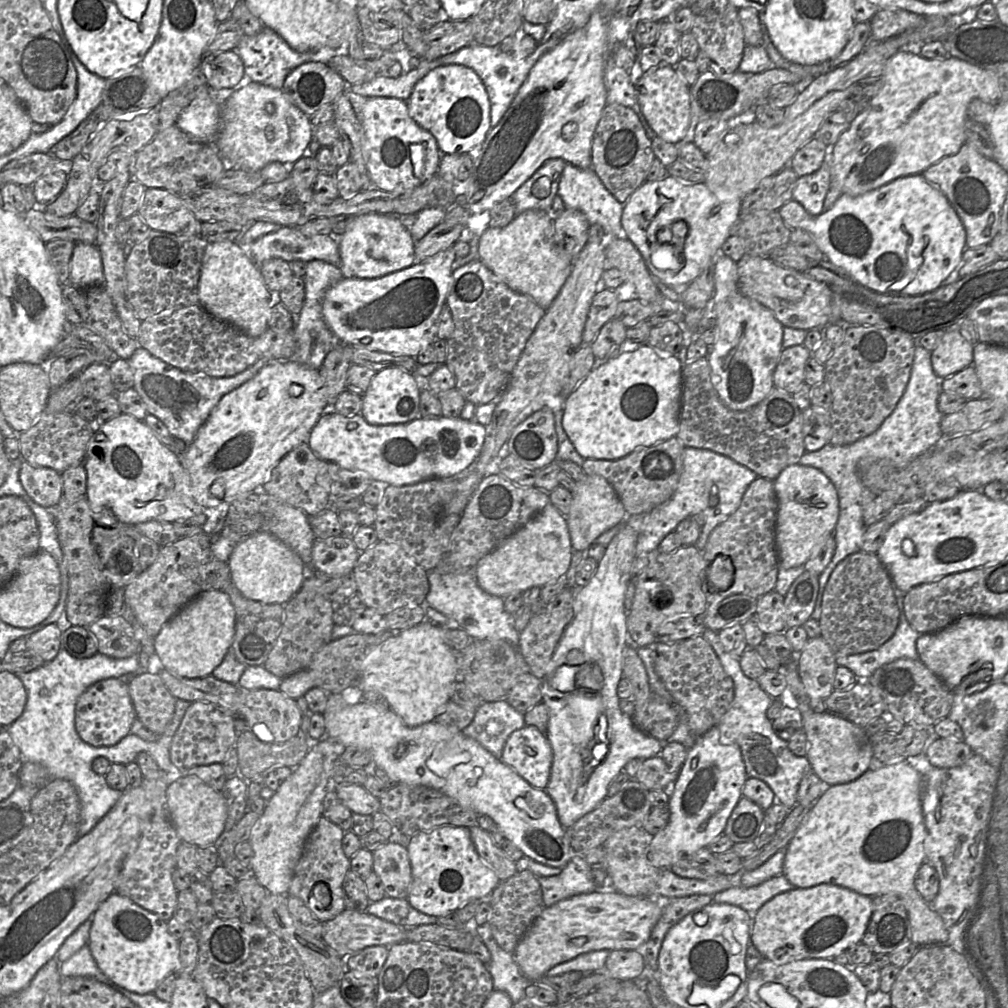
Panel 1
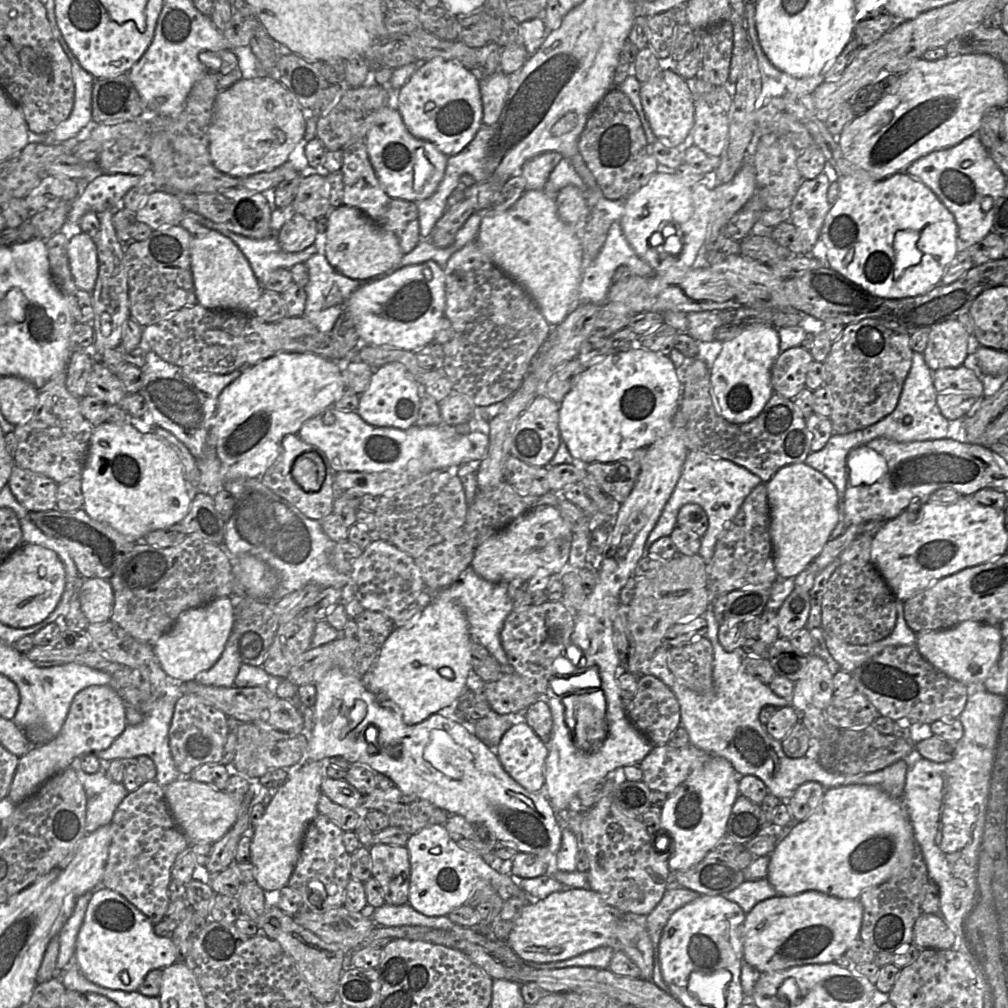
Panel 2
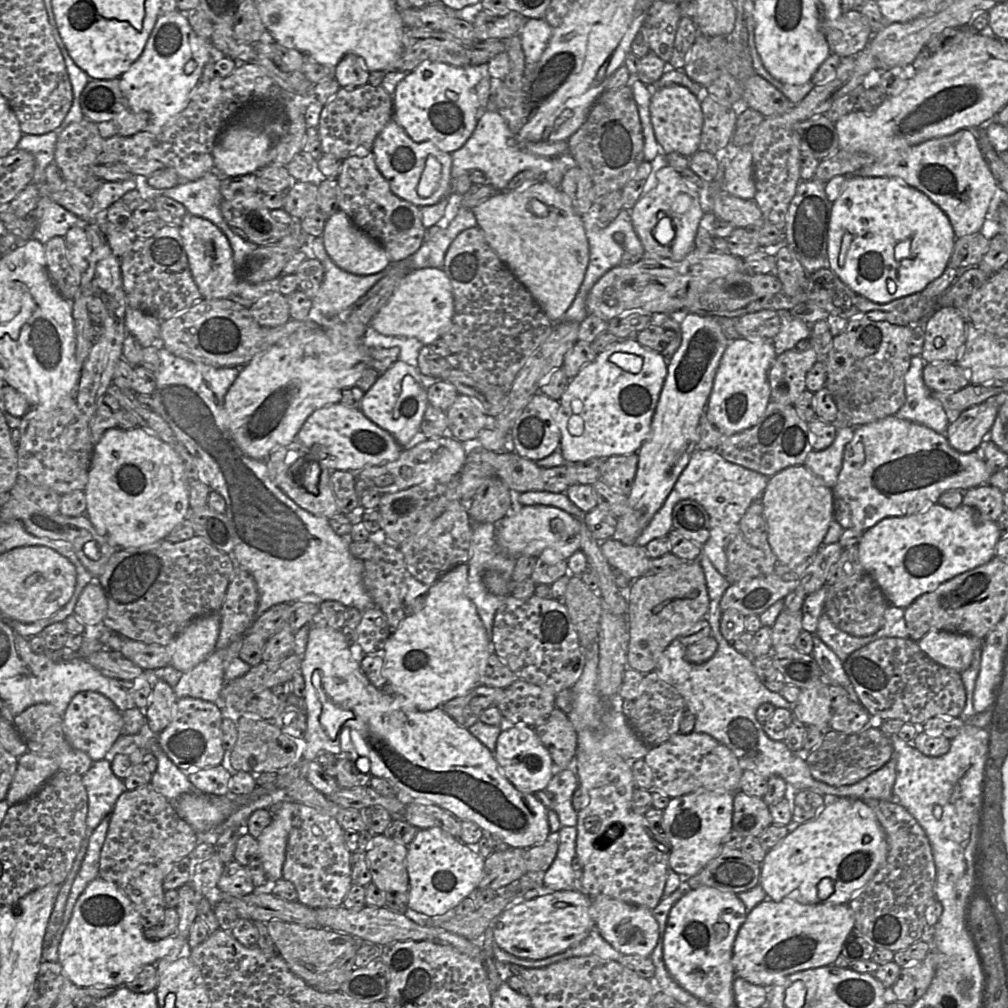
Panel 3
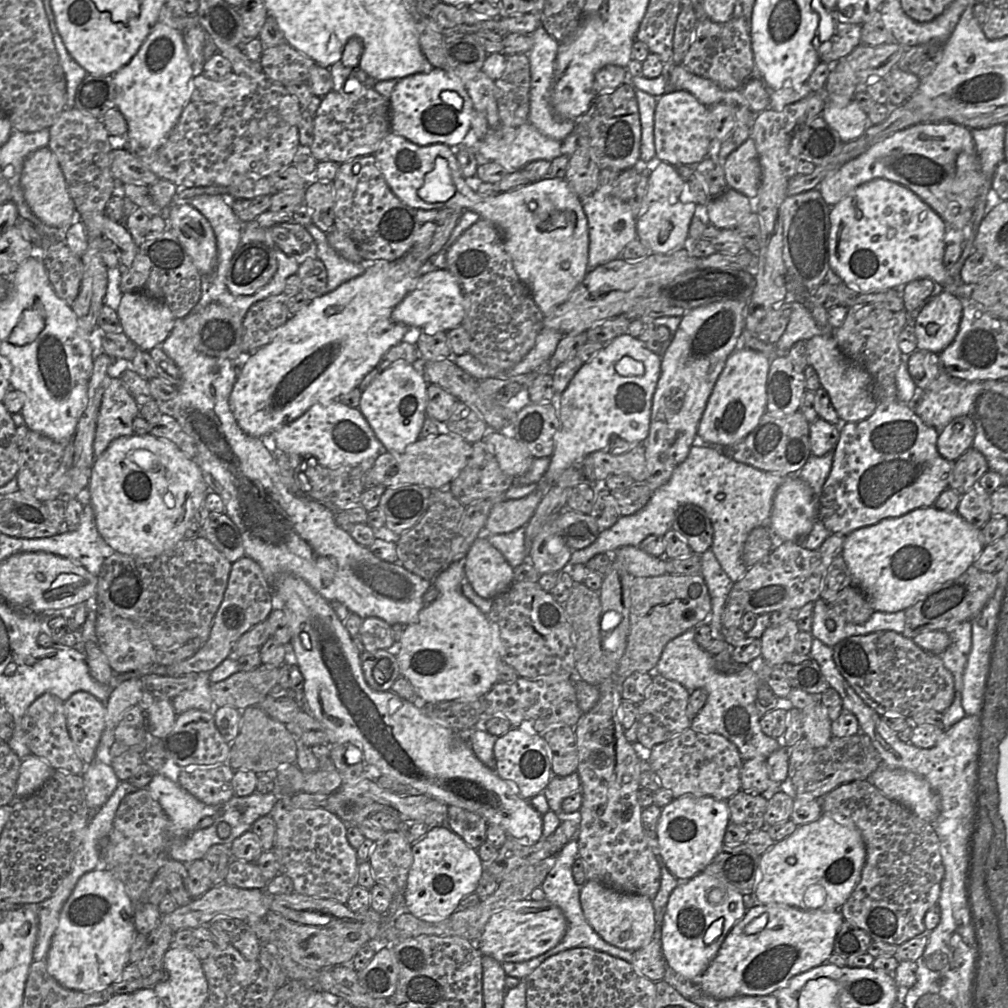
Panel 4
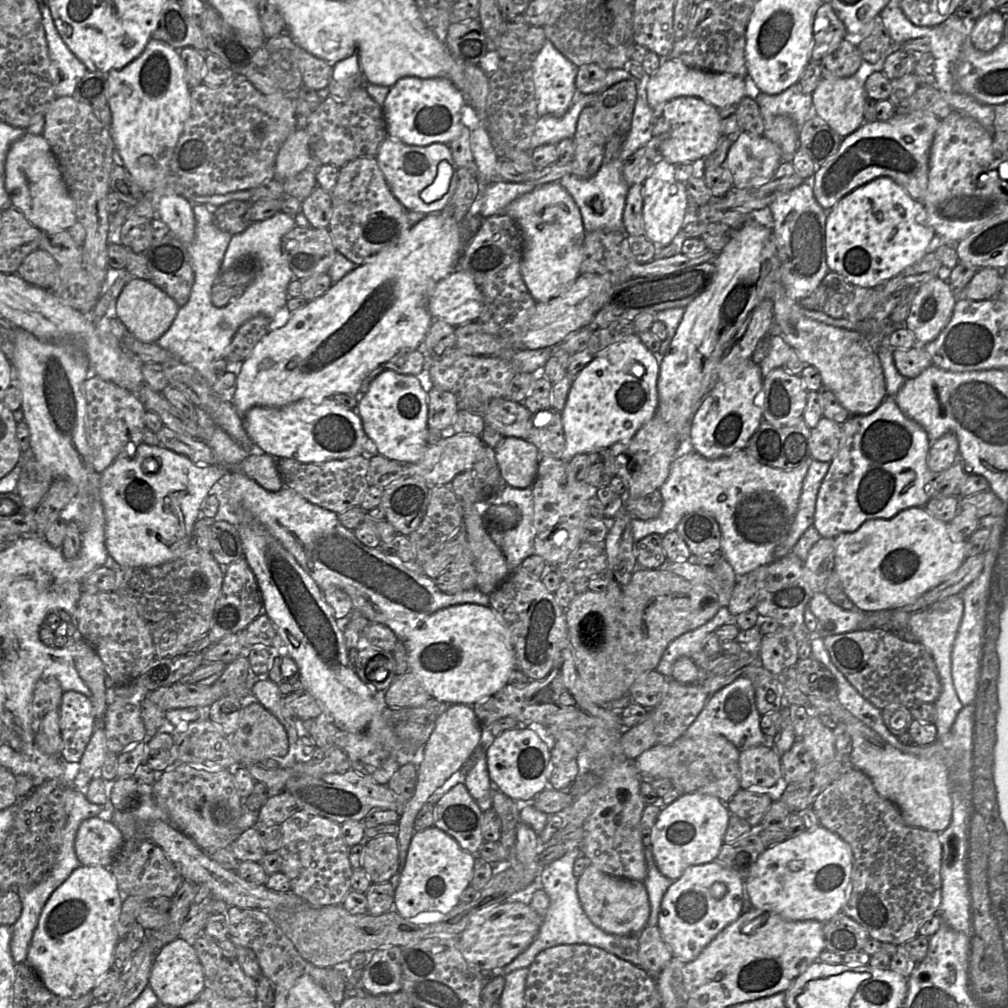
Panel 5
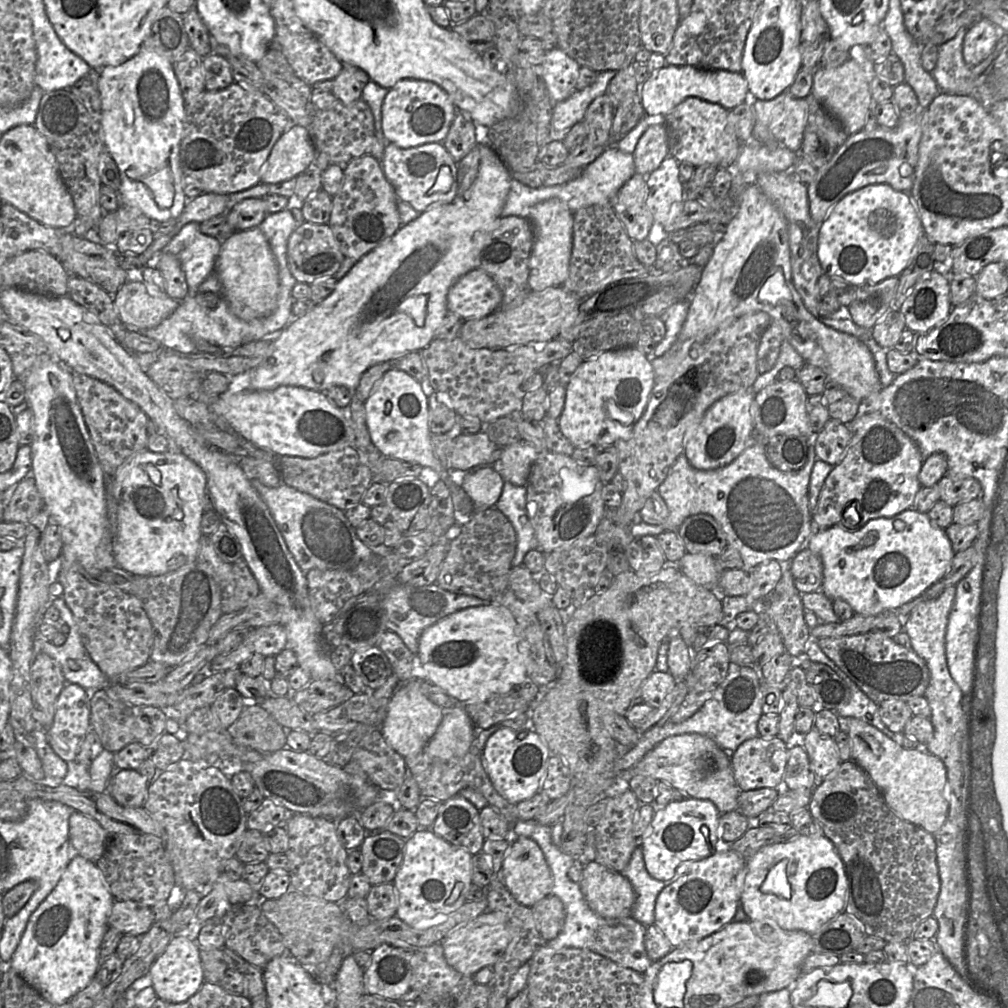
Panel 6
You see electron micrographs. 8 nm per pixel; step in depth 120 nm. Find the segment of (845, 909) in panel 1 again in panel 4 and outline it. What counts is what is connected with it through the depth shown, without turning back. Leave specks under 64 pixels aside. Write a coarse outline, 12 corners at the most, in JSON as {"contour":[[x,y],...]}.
{"contour":[[747,909],[691,982],[771,995],[827,962],[840,911]]}

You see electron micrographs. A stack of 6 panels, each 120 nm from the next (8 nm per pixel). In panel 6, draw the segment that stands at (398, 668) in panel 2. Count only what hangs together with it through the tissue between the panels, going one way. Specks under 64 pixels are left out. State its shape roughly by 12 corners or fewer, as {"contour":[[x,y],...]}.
{"contour":[[487,603],[426,628],[412,678],[464,706],[527,677],[527,640]]}

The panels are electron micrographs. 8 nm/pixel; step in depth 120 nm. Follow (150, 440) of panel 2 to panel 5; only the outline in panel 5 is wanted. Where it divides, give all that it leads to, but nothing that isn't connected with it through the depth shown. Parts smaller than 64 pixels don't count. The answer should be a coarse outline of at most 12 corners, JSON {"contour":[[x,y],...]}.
{"contour":[[162,445],[127,449],[102,473],[115,567],[181,557],[212,486],[242,473],[283,487],[254,446],[237,466]]}

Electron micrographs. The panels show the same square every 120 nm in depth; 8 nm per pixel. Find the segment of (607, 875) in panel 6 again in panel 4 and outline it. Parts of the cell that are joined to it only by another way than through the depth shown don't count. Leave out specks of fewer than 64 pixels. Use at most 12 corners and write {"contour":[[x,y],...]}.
{"contour":[[587,880],[586,922],[606,942],[634,952],[654,937],[647,896]]}

